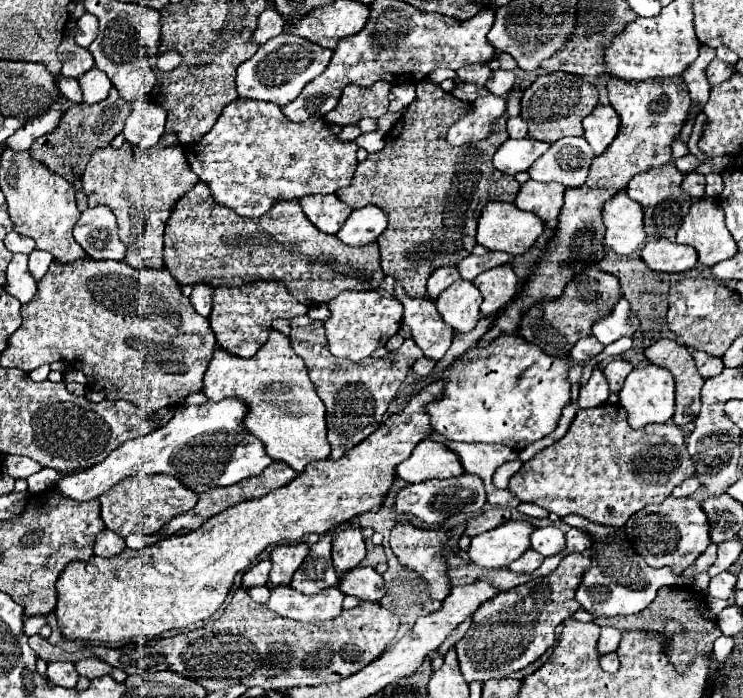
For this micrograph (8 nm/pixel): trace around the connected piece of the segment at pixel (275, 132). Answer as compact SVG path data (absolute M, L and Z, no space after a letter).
M236 98L234 102L222 108L212 130L194 146L186 146L184 154L194 170L194 174L210 184L212 196L222 206L236 210L246 218L262 216L276 200L292 200L310 194L334 194L336 190L348 186L354 178L358 160L358 146L354 142L340 142L332 132L324 128L322 120L306 120L306 122L290 122L282 110L270 102Z

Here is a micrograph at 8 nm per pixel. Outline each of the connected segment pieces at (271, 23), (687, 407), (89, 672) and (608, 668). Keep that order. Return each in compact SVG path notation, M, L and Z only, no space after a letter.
M266 8L260 16L258 16L258 26L252 32L252 42L256 44L264 44L266 40L278 36L284 30L284 18L274 10L274 8Z
M662 338L644 350L644 356L666 370L672 372L676 380L676 412L672 416L674 424L684 426L698 416L700 410L700 388L704 378L694 366L694 358L686 346L676 340Z
M82 658L82 660L78 660L76 662L76 670L78 670L78 674L80 676L86 676L86 678L100 678L100 676L112 676L114 680L124 680L126 678L126 674L122 672L122 670L118 670L118 668L114 668L114 666L110 666L110 664L106 664L106 662L102 662L102 660L98 660L98 658Z
M610 652L610 654L604 654L600 658L600 666L604 672L616 672L620 668L620 662L618 662L618 656L616 652Z

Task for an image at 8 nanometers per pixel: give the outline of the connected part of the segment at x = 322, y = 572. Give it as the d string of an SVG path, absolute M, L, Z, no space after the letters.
M324 536L322 540L312 544L308 562L302 568L298 568L292 576L290 586L294 590L298 590L302 594L318 594L324 588L338 584L338 574L332 566L332 558L330 558L330 542L332 542L332 538Z

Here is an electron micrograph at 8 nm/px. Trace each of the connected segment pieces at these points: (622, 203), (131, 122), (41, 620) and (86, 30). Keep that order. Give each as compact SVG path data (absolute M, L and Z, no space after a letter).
M624 190L604 202L602 222L606 226L604 246L614 250L618 256L636 252L646 240L642 230L642 208L638 202L630 200Z
M136 100L130 118L124 126L124 136L128 142L134 142L142 148L154 146L164 134L166 110L148 100Z
M42 614L42 616L30 616L30 618L26 618L26 622L24 622L24 630L26 630L28 636L32 636L32 634L38 634L38 630L40 630L44 624L46 624L46 616L44 616L44 614Z
M82 14L78 18L78 24L76 24L76 44L78 46L90 46L92 40L96 38L98 34L98 18L92 16L92 14Z

